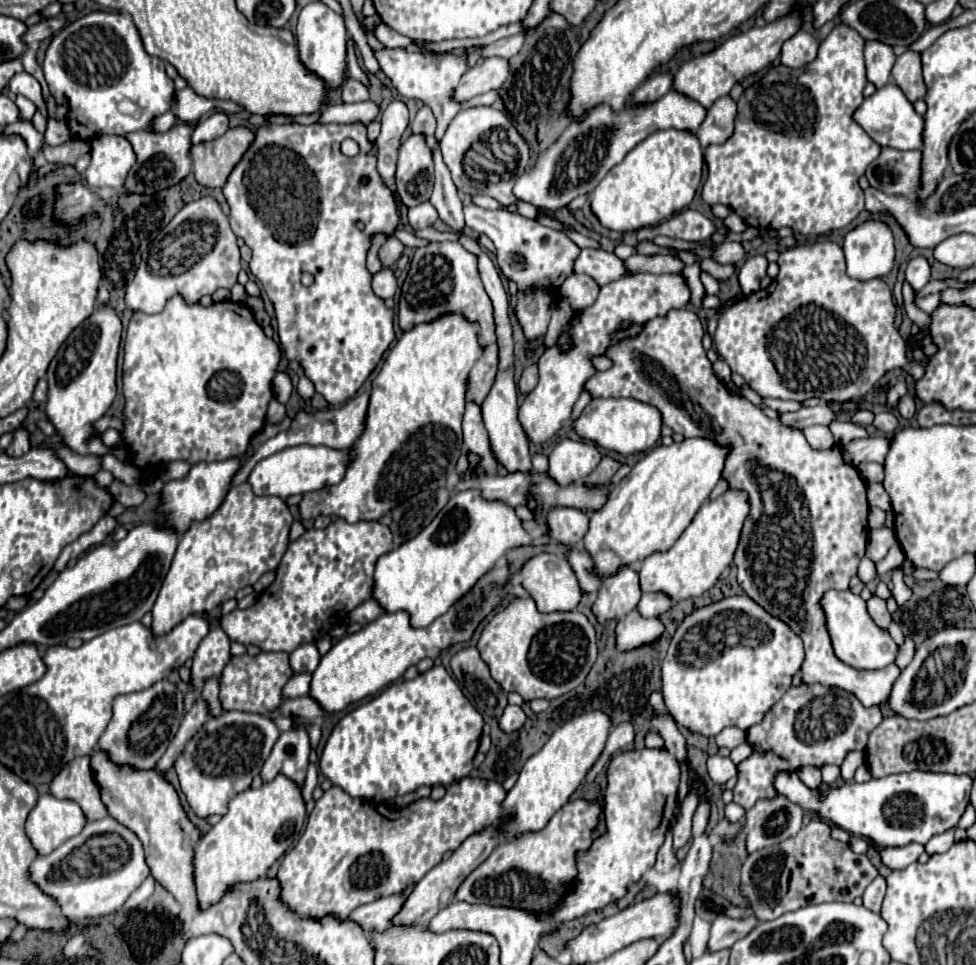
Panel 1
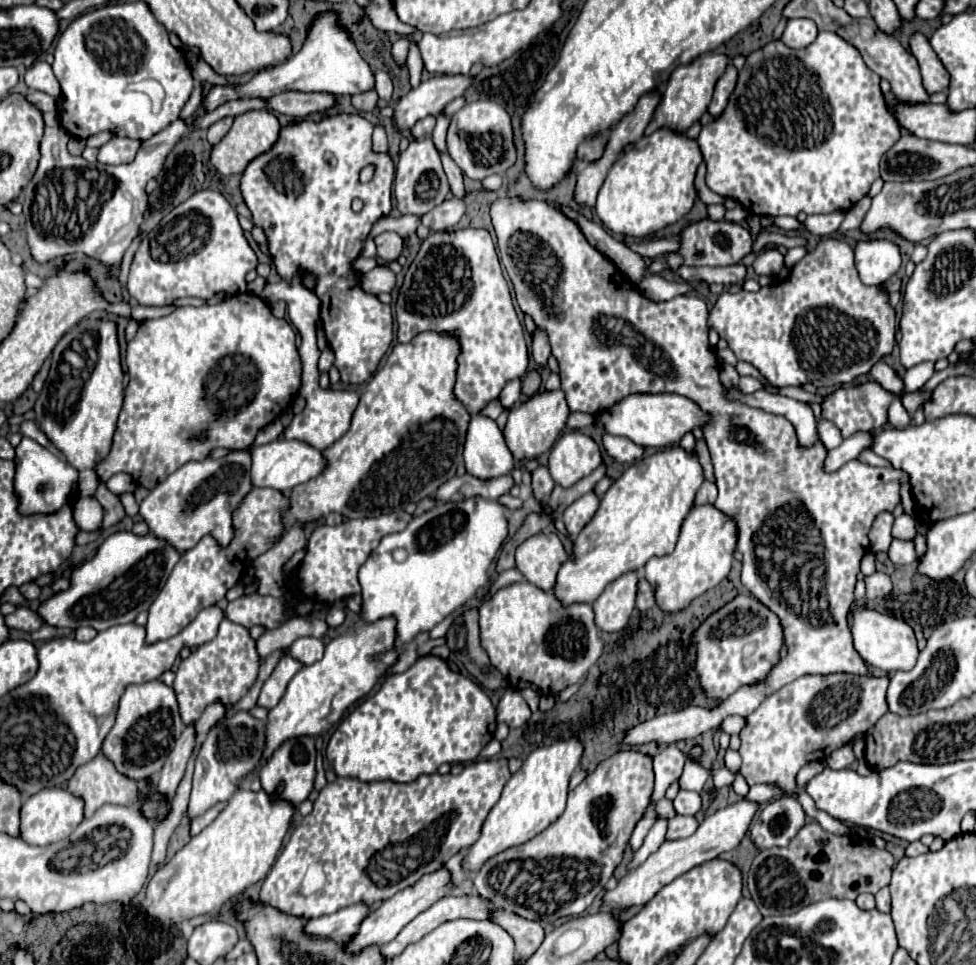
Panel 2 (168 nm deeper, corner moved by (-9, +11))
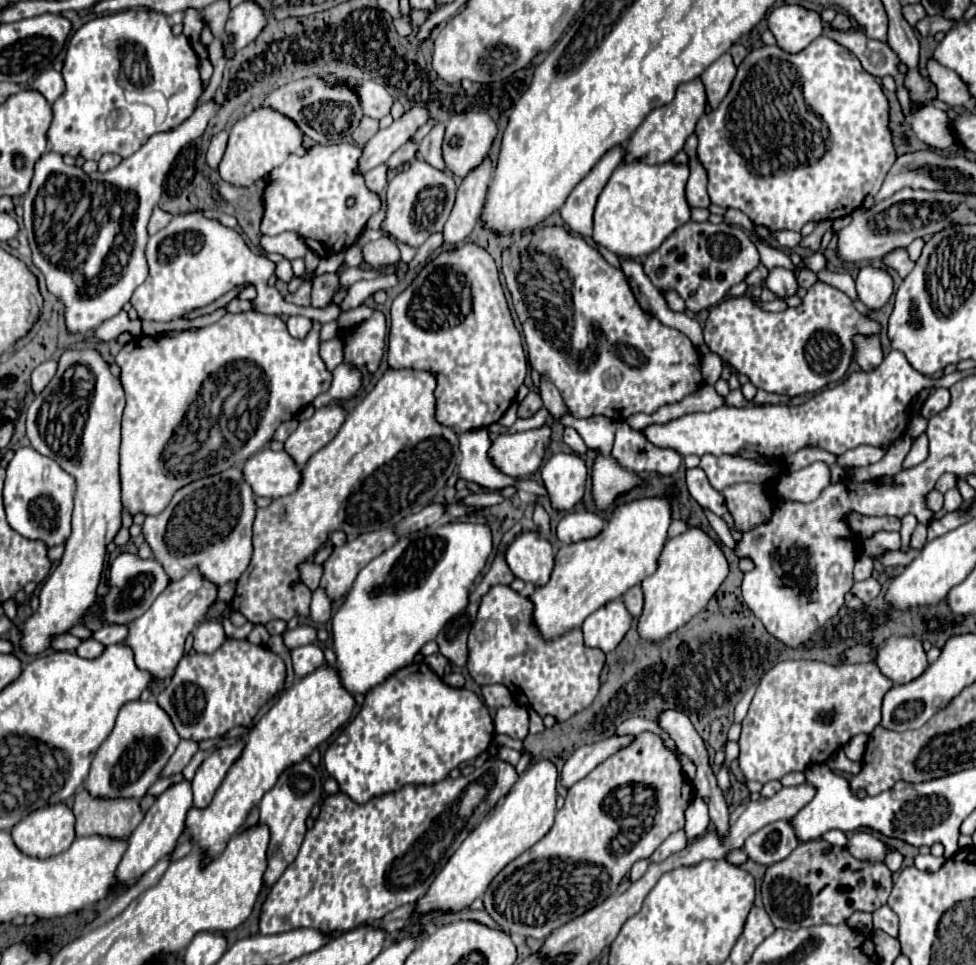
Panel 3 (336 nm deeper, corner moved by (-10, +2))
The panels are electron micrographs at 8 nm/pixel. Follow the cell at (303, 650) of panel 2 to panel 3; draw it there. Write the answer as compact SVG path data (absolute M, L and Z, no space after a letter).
M304 645L304 647L296 647L290 651L292 655L292 667L294 673L298 677L304 677L308 673L312 673L314 669L318 669L324 663L324 653L320 647L316 645Z

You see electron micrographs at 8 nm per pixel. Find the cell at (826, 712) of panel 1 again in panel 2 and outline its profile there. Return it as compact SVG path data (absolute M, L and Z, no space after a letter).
M835 672L835 674L805 674L793 680L791 684L783 686L775 694L767 696L761 706L751 712L745 718L745 726L739 732L741 736L741 774L745 776L747 784L759 784L759 782L775 782L783 786L789 794L795 792L795 776L801 766L807 762L823 762L833 750L845 746L855 734L867 732L885 712L885 692L887 692L889 676L857 676L847 672Z

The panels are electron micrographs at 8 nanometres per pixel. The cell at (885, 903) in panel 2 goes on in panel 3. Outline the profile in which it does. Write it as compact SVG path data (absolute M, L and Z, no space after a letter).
M888 905L878 907L872 915L874 915L874 929L880 929L890 937L898 935L898 917Z

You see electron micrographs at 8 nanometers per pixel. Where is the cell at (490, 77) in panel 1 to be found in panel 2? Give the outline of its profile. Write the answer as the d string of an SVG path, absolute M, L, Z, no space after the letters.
M435 76L409 90L397 104L393 104L393 124L397 132L411 130L413 124L425 116L435 116L453 98L463 96L465 88L471 86L471 78L457 76Z

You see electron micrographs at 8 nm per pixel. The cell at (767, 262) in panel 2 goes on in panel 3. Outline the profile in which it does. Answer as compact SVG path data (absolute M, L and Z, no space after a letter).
M774 267L770 269L764 285L778 297L784 297L784 295L794 295L796 293L796 279L794 279L794 273L784 269L784 267Z

